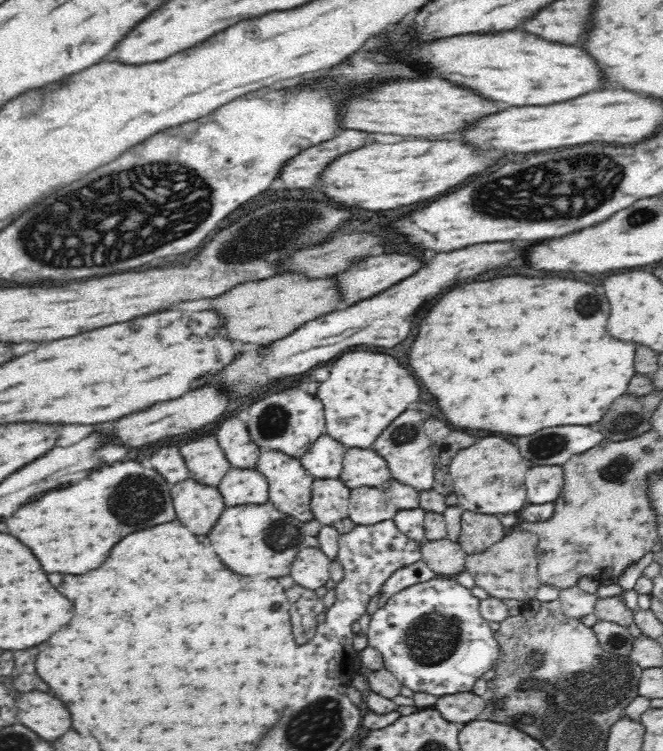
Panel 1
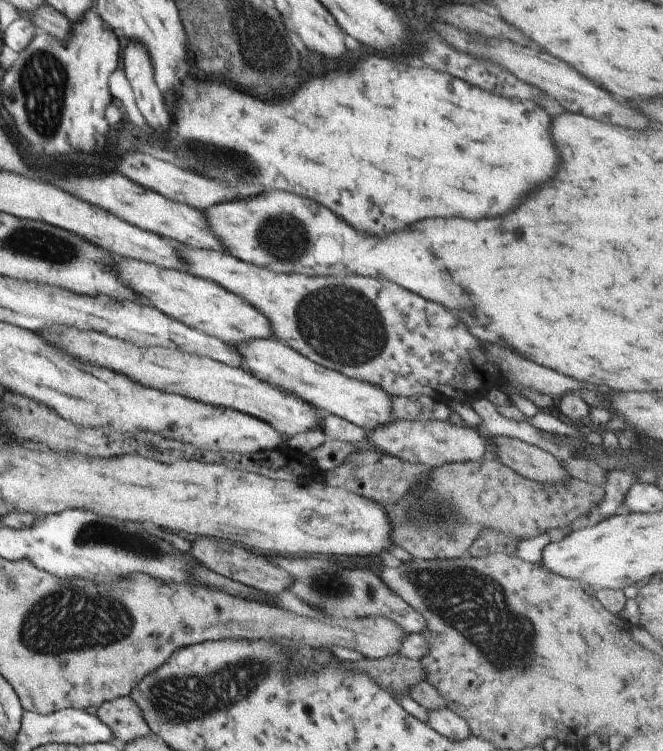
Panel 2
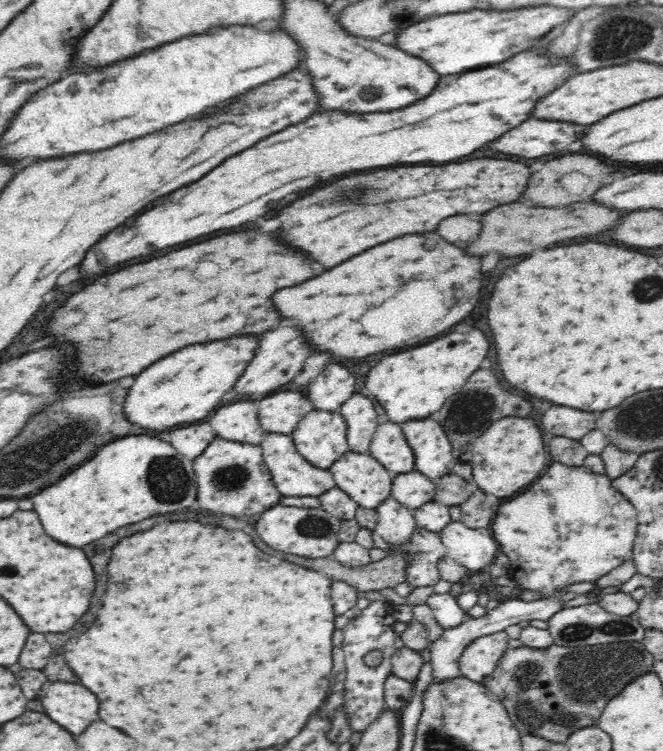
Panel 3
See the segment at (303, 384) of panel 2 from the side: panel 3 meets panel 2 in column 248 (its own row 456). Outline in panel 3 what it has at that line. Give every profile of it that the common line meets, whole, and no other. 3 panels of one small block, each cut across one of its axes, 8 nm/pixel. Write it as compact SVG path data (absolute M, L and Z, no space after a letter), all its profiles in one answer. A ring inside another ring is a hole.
M348 450L329 469L337 487L362 508L376 510L391 496L392 476L368 453Z

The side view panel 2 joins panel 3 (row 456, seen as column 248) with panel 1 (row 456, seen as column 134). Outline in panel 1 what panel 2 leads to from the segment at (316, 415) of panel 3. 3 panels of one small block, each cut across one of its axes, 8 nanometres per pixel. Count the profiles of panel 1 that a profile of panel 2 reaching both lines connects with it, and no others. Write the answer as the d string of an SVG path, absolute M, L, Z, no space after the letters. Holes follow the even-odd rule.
M278 450L262 452L258 472L270 482L270 502L284 514L307 523L314 520L310 506L312 478L302 468L300 460Z

